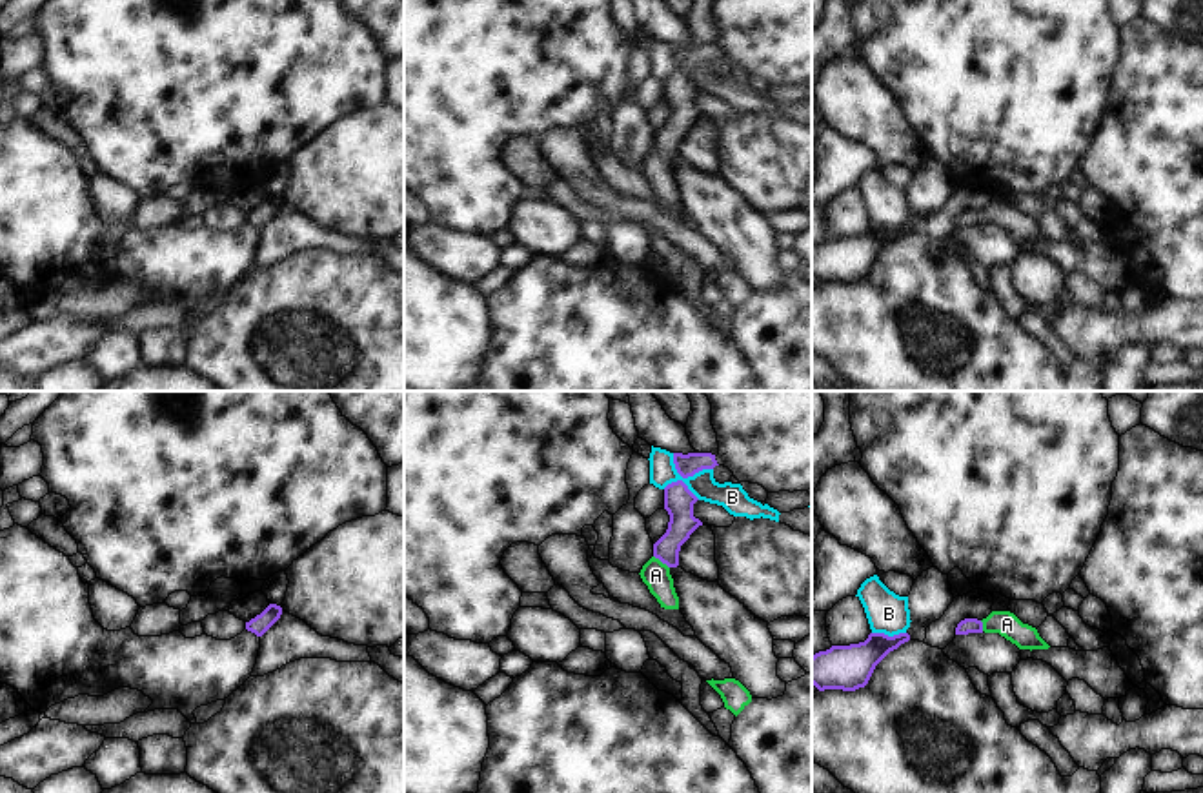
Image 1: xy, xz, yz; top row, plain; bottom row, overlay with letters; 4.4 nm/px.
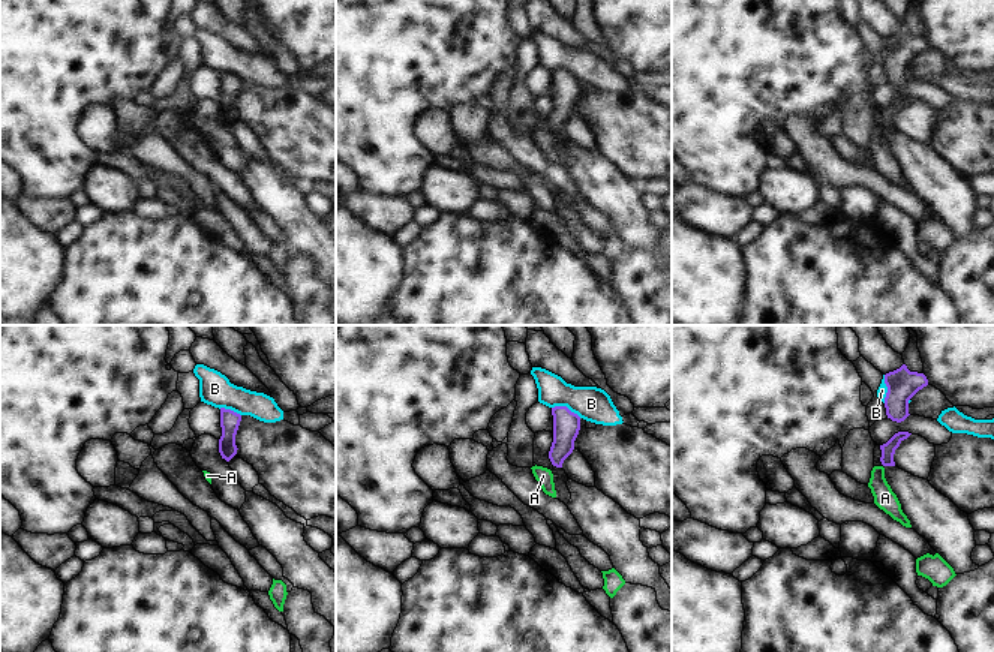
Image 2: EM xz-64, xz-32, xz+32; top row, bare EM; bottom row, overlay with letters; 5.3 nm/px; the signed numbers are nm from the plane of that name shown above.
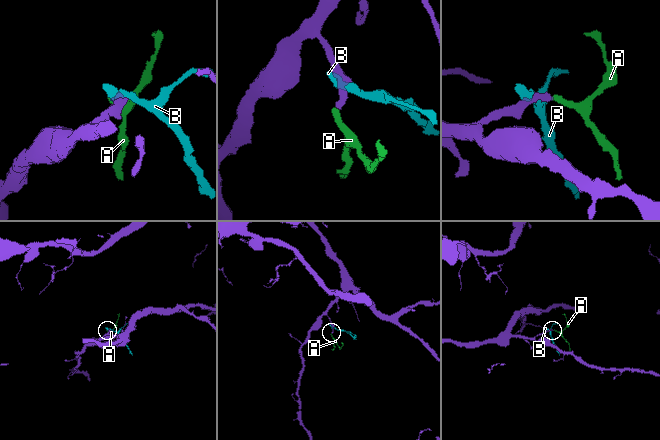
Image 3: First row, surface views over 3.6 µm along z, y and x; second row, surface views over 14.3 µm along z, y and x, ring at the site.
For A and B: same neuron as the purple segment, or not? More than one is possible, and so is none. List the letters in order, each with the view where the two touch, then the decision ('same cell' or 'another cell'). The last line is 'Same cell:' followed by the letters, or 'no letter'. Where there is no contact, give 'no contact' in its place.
A: contact in xz; same cell
B: contact in xz; another cell
Same cell: A

